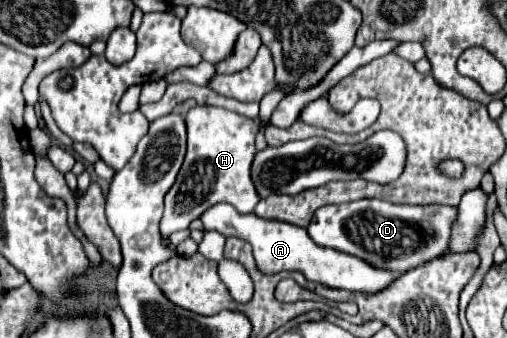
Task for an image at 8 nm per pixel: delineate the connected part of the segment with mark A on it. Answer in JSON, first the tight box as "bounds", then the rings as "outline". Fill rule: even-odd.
{"bounds":[201,203,395,293],"outline":[[[227,203],[209,207],[201,215],[201,221],[203,221],[205,229],[213,229],[213,231],[219,231],[223,235],[233,235],[233,237],[241,237],[241,239],[249,241],[251,247],[253,247],[253,257],[255,257],[257,269],[263,275],[275,275],[275,273],[281,273],[281,271],[297,269],[309,281],[323,283],[323,285],[329,287],[363,291],[363,293],[383,289],[383,287],[387,287],[387,283],[391,283],[395,279],[389,271],[373,269],[371,265],[363,263],[361,259],[355,259],[353,255],[343,255],[341,251],[331,251],[327,247],[319,247],[317,243],[313,243],[313,239],[307,235],[307,229],[303,229],[303,227],[261,219],[255,213],[239,215]]]}

